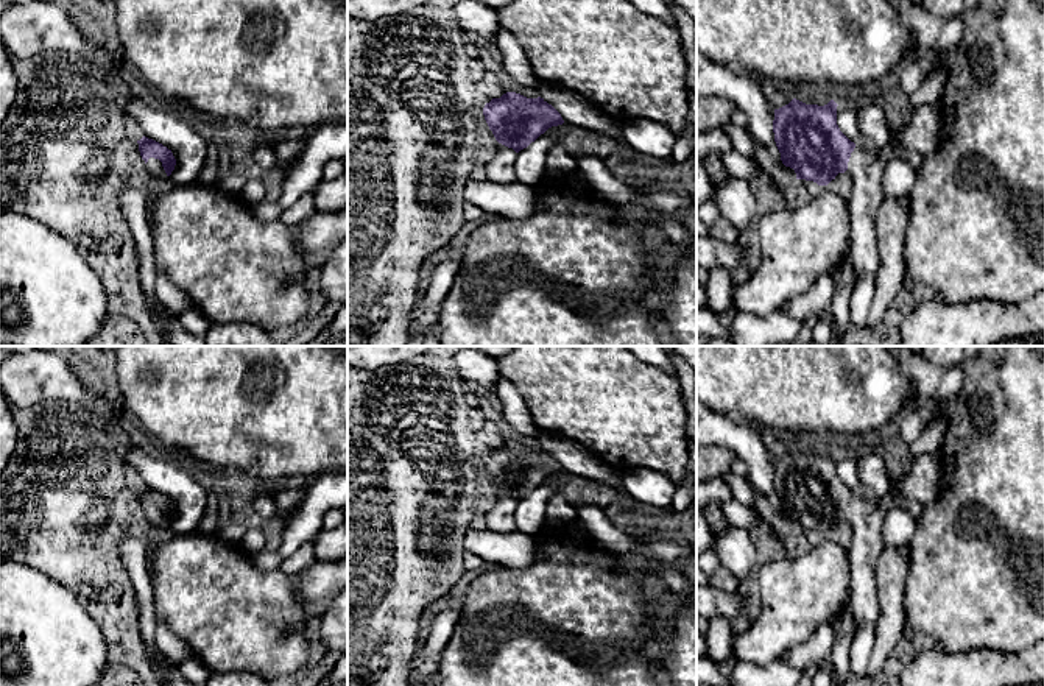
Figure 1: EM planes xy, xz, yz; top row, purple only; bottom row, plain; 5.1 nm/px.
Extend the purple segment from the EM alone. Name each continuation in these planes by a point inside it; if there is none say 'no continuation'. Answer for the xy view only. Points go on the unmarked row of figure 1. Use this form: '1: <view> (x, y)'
1: xy (155, 516)

